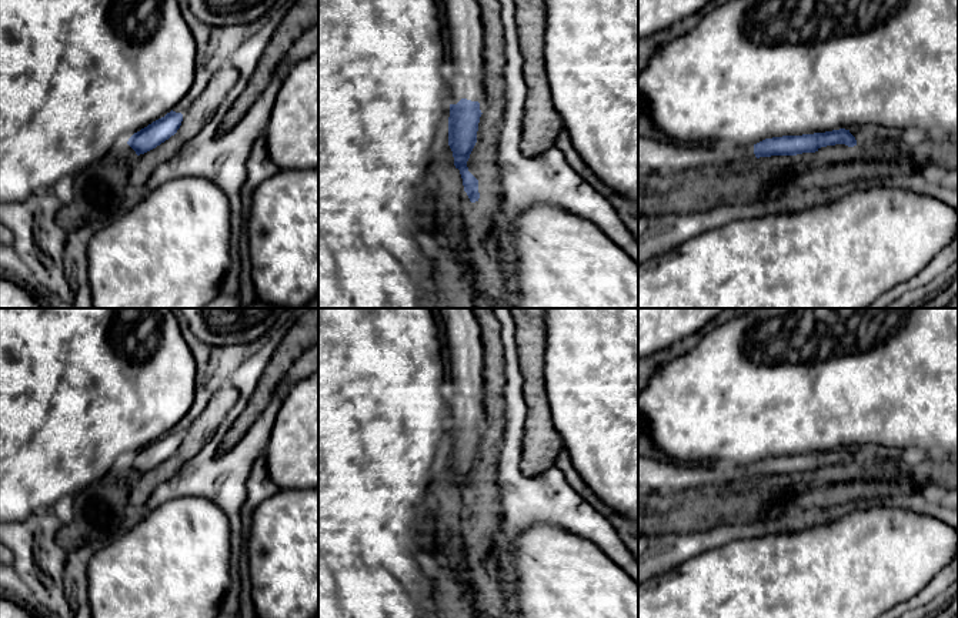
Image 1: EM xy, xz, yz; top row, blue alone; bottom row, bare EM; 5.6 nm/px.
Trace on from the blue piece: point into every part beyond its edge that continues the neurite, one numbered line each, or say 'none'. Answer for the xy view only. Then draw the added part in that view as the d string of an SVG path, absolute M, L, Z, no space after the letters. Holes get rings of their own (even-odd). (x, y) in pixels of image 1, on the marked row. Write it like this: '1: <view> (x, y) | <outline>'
none

